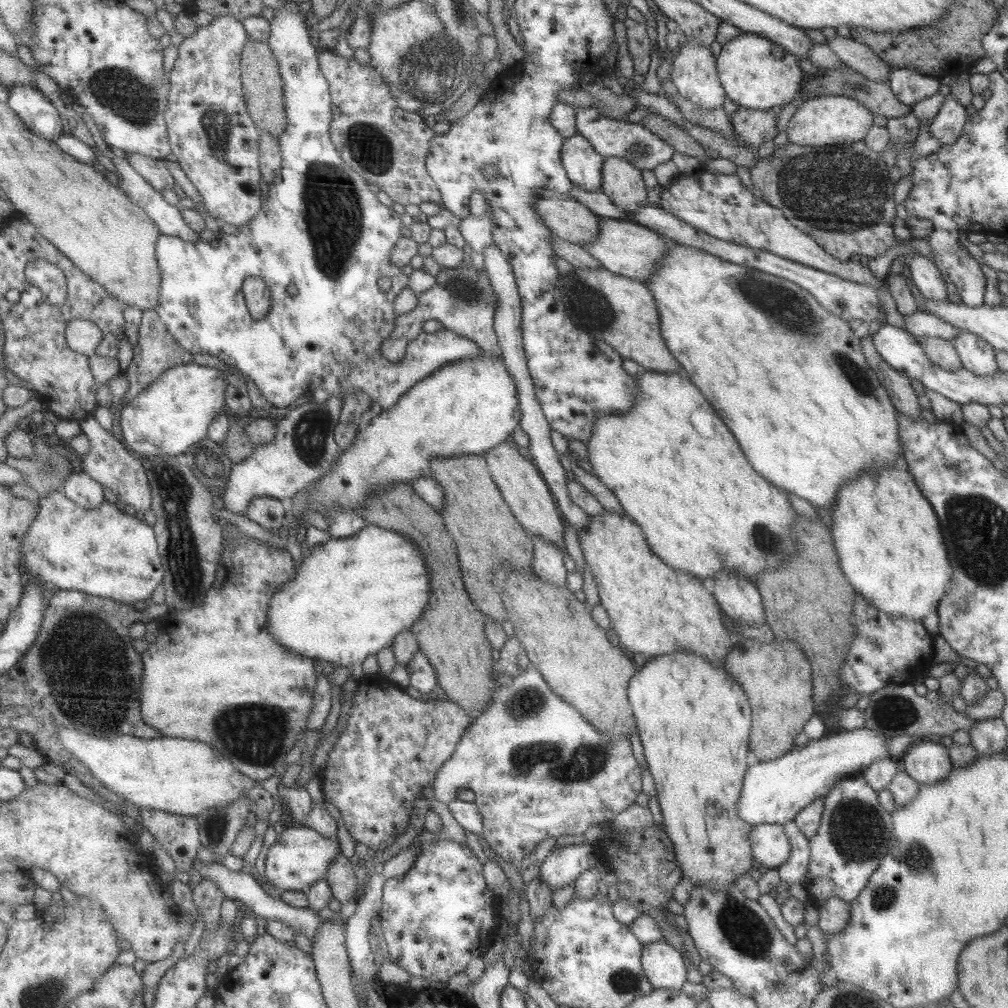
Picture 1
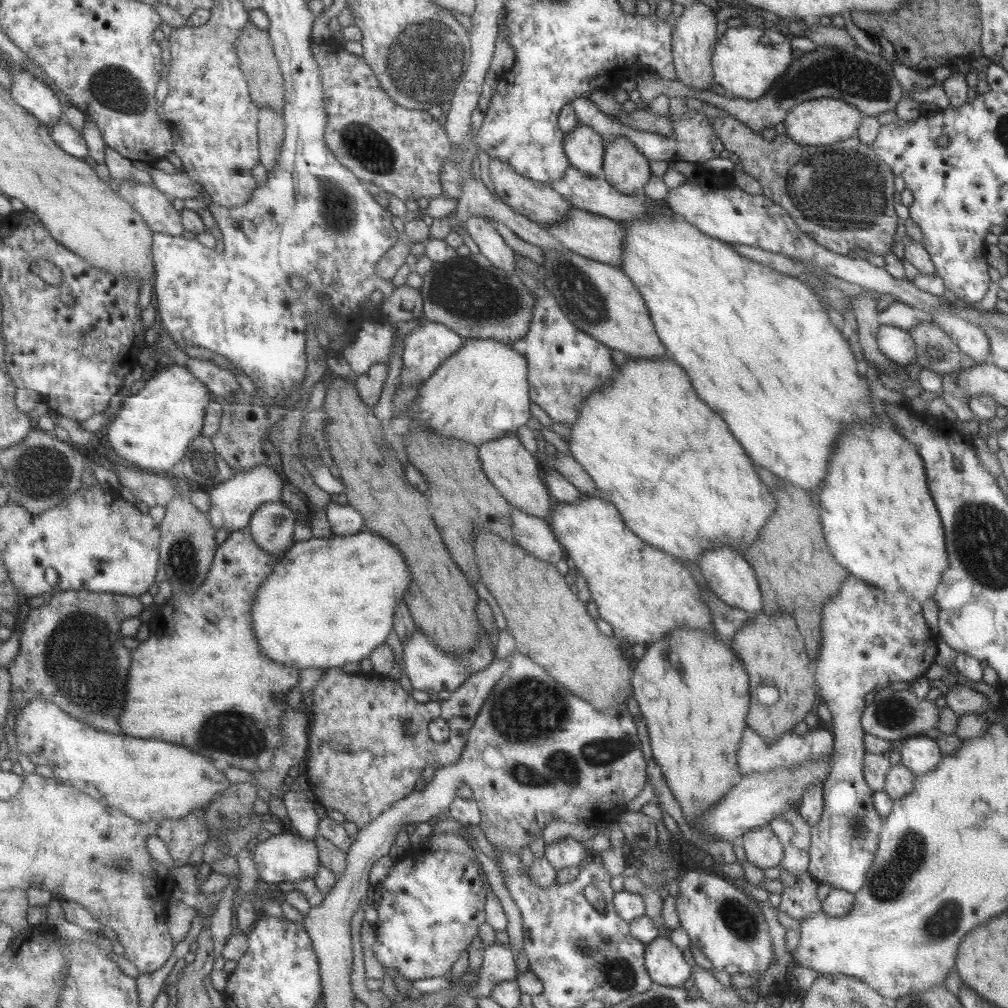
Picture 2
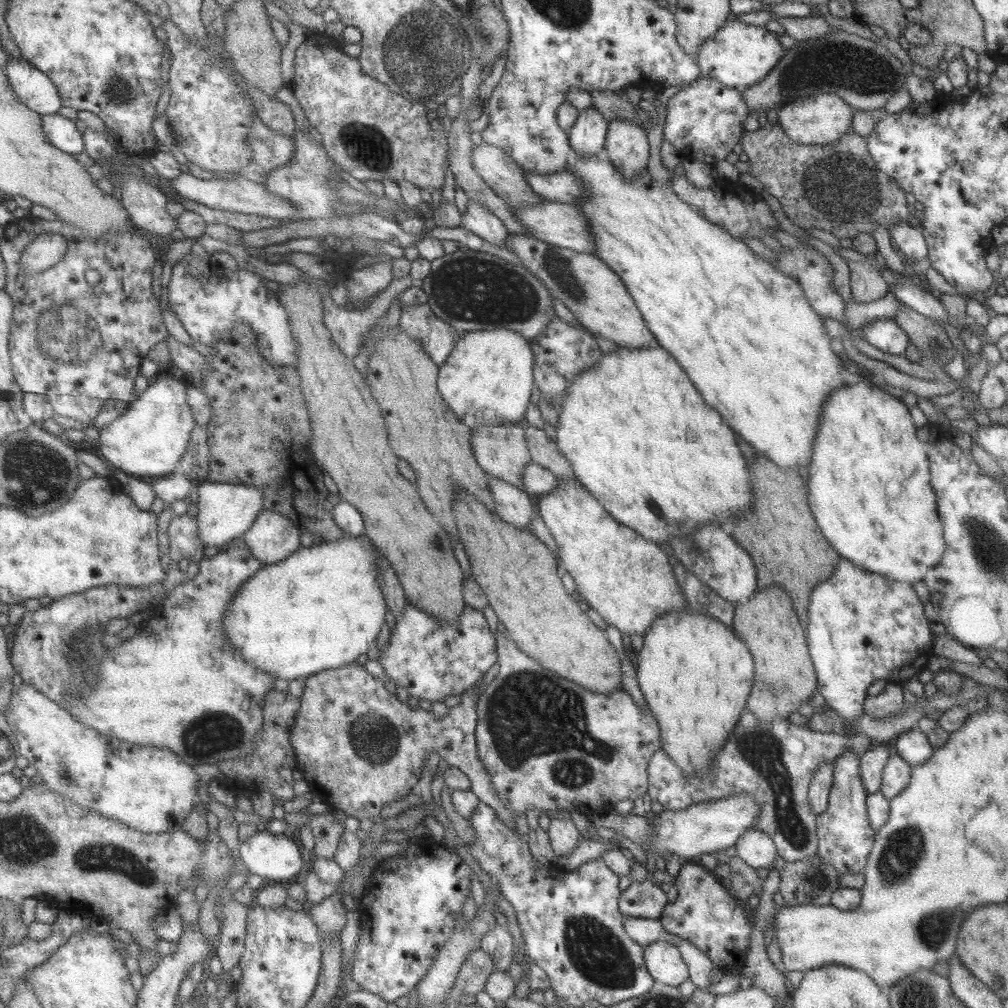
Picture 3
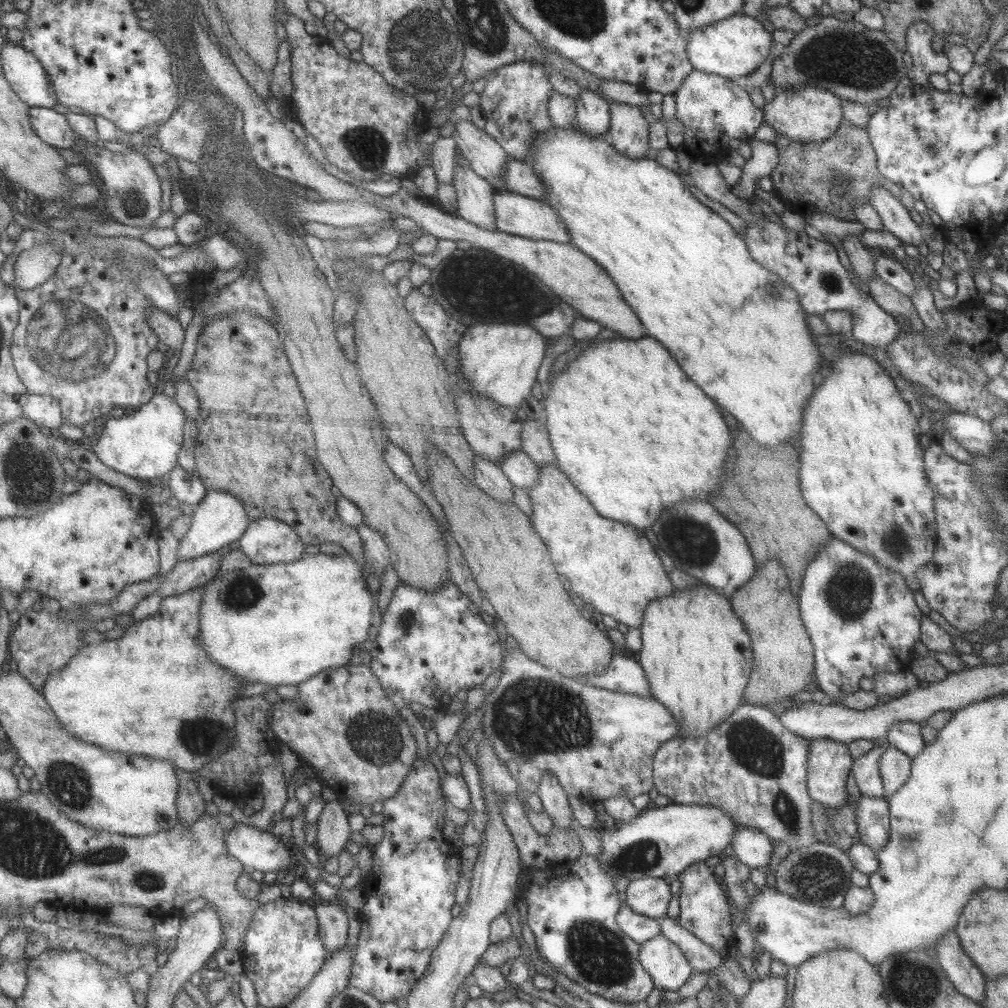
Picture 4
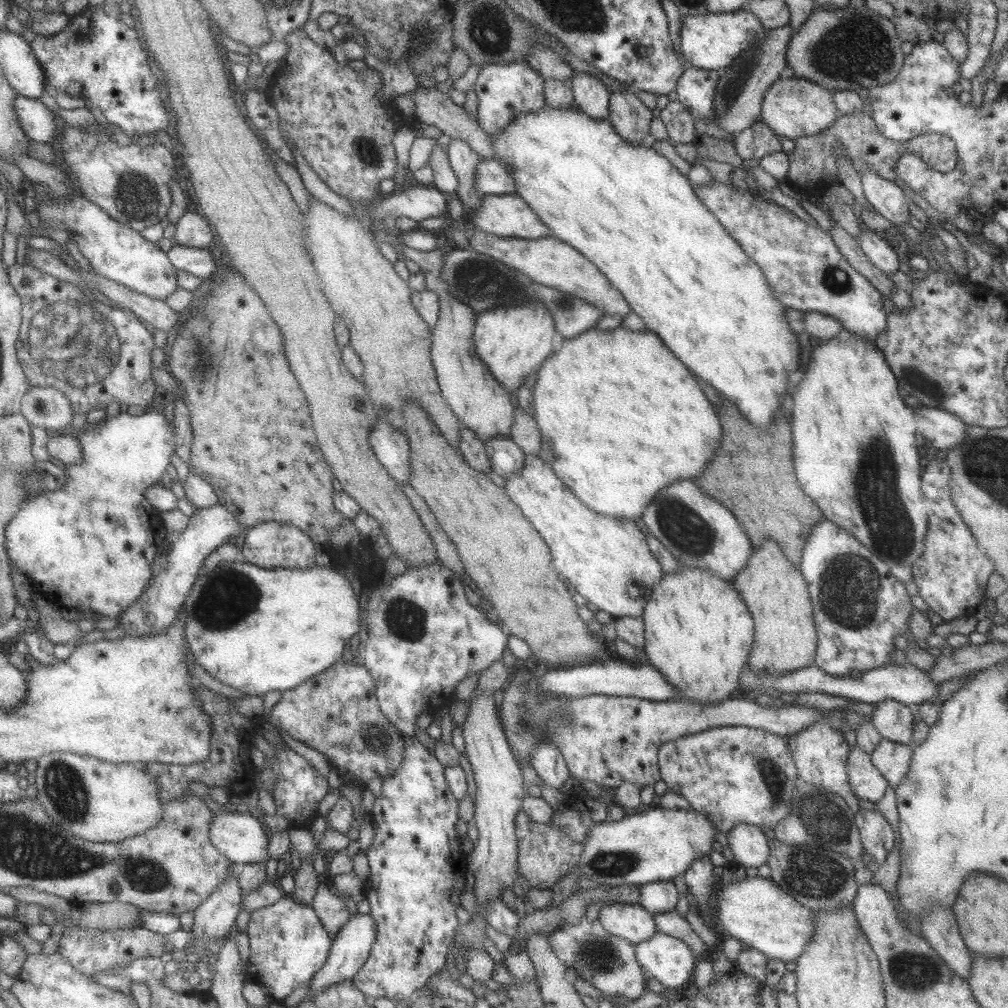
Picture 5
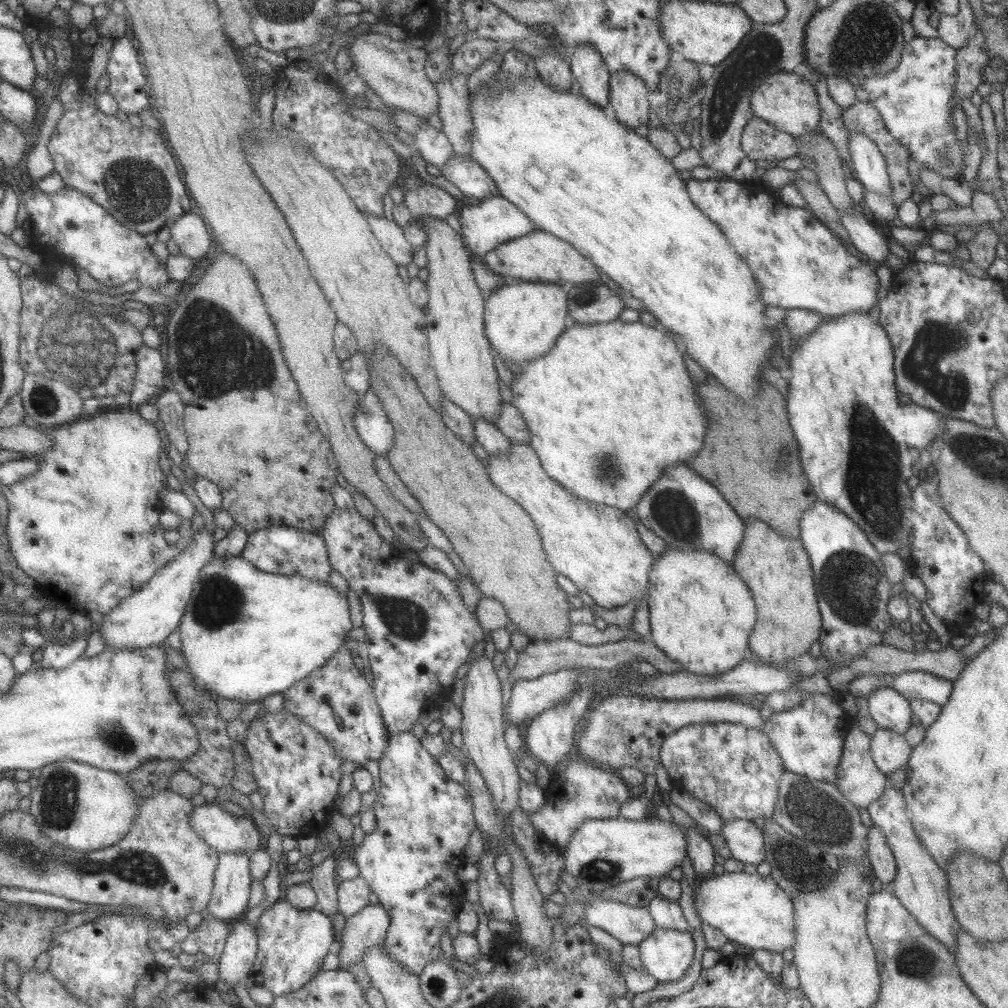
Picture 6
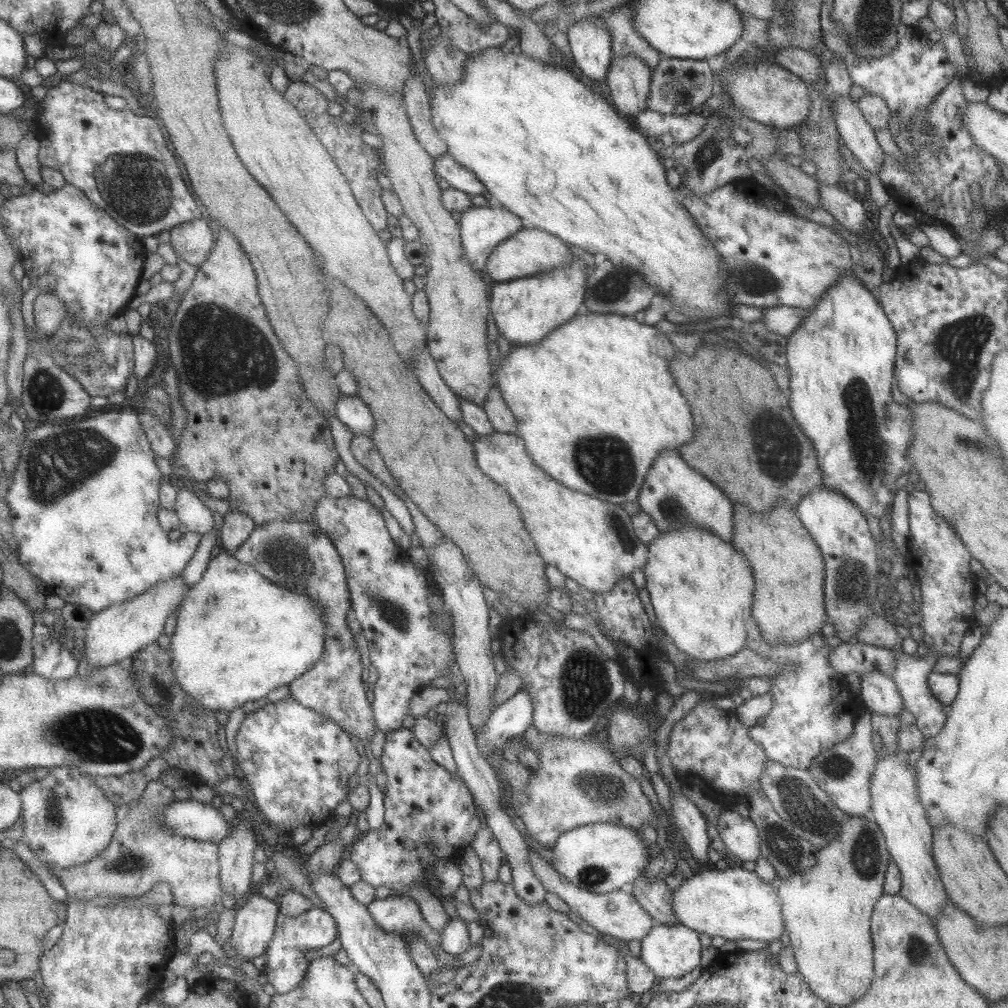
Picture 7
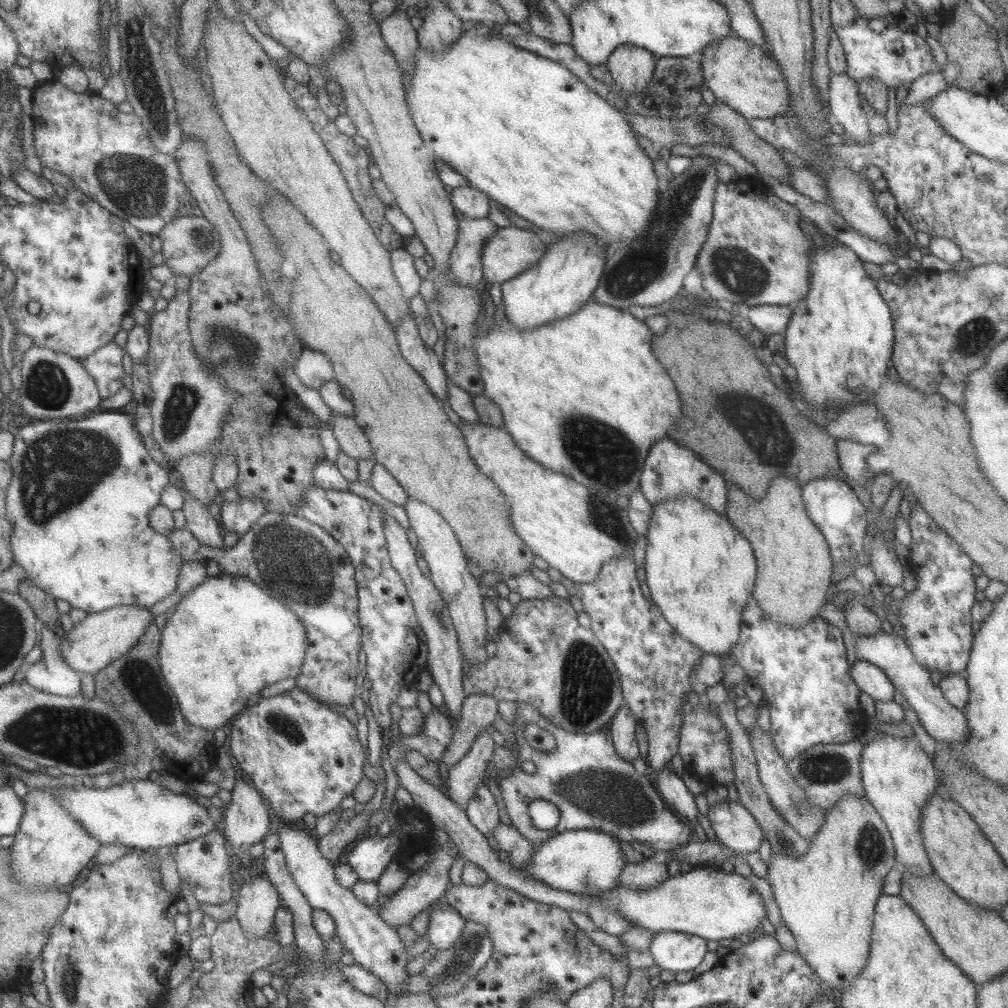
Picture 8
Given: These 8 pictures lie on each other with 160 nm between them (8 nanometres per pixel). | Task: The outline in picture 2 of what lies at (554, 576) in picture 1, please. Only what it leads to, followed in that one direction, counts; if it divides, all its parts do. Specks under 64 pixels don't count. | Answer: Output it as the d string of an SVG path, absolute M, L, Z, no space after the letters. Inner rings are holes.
M510 506L510 519L516 544L525 552L553 565L561 560L564 548L555 538L547 521L529 516L512 506Z

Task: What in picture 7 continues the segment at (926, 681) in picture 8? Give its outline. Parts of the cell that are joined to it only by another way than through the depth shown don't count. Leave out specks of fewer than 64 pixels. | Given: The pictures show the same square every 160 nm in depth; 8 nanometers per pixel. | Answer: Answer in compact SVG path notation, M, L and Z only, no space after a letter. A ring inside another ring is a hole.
M901 648L892 650L896 656L895 670L893 682L898 688L899 694L902 698L902 706L910 712L915 718L915 726L922 732L922 735L927 738L936 735L939 729L942 729L942 724L946 719L947 712L949 712L948 705L939 702L928 689L926 683L926 676L933 671L934 664L941 654L933 652L931 655L927 654L923 658L918 656L909 656L901 651Z

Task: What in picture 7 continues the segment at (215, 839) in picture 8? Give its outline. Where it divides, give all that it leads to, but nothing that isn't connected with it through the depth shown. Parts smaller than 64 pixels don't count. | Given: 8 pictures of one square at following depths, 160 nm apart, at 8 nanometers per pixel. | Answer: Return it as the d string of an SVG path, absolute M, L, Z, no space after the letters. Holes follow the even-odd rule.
M160 778L150 781L142 797L121 816L113 843L103 855L75 868L47 865L67 890L69 899L91 902L97 897L140 898L162 882L170 885L173 904L189 910L205 907L208 911L223 913L225 892L219 845L173 834L158 819L158 814L174 800L178 800L174 789L169 789Z

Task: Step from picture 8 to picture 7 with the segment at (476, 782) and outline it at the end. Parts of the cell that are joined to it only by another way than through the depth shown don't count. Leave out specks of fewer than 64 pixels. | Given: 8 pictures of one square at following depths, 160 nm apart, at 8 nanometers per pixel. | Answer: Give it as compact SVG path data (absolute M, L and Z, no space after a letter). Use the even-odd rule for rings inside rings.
M525 690L517 691L511 698L495 706L482 730L475 734L481 755L486 756L502 749L509 738L520 737L532 724L532 698Z

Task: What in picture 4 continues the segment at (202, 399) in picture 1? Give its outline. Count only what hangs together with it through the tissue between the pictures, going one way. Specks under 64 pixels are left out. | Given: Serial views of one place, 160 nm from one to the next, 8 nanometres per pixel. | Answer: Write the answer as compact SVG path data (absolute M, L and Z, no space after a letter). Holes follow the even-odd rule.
M163 392L156 393L151 403L134 409L133 414L123 415L121 418L109 418L104 431L93 449L97 456L112 469L127 476L144 481L160 481L161 476L170 474L179 466L179 457L187 436L187 418L184 408L177 402L176 396L171 399Z

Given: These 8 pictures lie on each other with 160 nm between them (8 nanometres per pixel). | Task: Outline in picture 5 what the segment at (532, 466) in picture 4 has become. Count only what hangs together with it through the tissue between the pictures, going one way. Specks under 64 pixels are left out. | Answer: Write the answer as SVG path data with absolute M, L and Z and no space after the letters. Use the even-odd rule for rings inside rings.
M493 437L484 443L490 470L503 479L517 474L524 465L526 455L510 437Z

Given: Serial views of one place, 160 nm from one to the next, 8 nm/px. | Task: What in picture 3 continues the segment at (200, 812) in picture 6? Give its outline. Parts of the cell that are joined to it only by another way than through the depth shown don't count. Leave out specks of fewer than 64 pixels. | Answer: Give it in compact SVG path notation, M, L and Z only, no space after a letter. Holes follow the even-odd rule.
M256 832L241 843L239 852L250 873L258 875L265 883L287 884L303 866L299 846L282 834Z

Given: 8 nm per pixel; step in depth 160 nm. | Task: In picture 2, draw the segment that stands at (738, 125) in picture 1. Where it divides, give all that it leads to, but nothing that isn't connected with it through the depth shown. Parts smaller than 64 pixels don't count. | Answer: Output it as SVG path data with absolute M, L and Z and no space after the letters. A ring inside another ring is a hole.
M816 47L813 51L795 55L787 70L771 85L771 88L755 100L716 94L712 89L694 93L697 100L709 103L736 118L753 132L763 132L765 127L773 127L784 122L785 115L795 106L806 100L827 97L843 100L854 106L864 116L876 117L881 112L894 110L902 97L898 80L895 80L890 64L881 54L865 52L860 47L851 52L838 48Z

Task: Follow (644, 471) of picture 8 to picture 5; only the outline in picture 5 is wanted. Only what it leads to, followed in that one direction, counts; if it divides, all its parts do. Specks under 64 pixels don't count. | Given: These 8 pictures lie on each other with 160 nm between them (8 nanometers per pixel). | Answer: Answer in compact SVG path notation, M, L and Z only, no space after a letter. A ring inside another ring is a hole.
M693 479L676 480L659 491L643 511L641 520L648 534L659 540L682 566L706 570L723 580L731 581L752 553L752 542L735 515L701 492Z

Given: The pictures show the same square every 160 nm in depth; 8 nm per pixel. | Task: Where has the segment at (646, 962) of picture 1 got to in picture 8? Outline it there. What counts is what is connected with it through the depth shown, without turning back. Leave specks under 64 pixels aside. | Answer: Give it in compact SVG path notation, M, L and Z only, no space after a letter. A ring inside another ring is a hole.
M657 931L647 949L654 966L674 974L692 972L708 951L704 938L675 931Z

